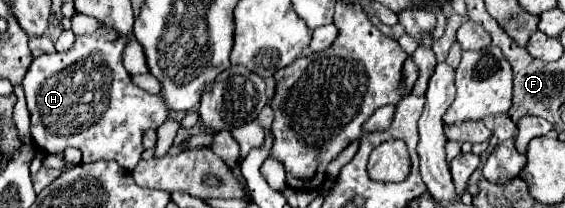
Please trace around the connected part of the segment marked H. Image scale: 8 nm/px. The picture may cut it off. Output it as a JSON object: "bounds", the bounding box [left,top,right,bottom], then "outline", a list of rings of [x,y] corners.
{"bounds":[25,25,169,171],"outline":[[[99,25],[93,35],[79,35],[75,43],[65,53],[41,55],[33,59],[25,79],[25,99],[31,113],[31,135],[33,141],[47,153],[63,153],[67,147],[77,147],[83,153],[83,163],[93,163],[99,159],[117,161],[127,171],[141,161],[143,143],[141,137],[147,129],[157,129],[165,123],[169,109],[161,95],[151,95],[131,81],[131,75],[123,67],[123,49],[133,39],[133,33],[121,35],[109,25]]]}

